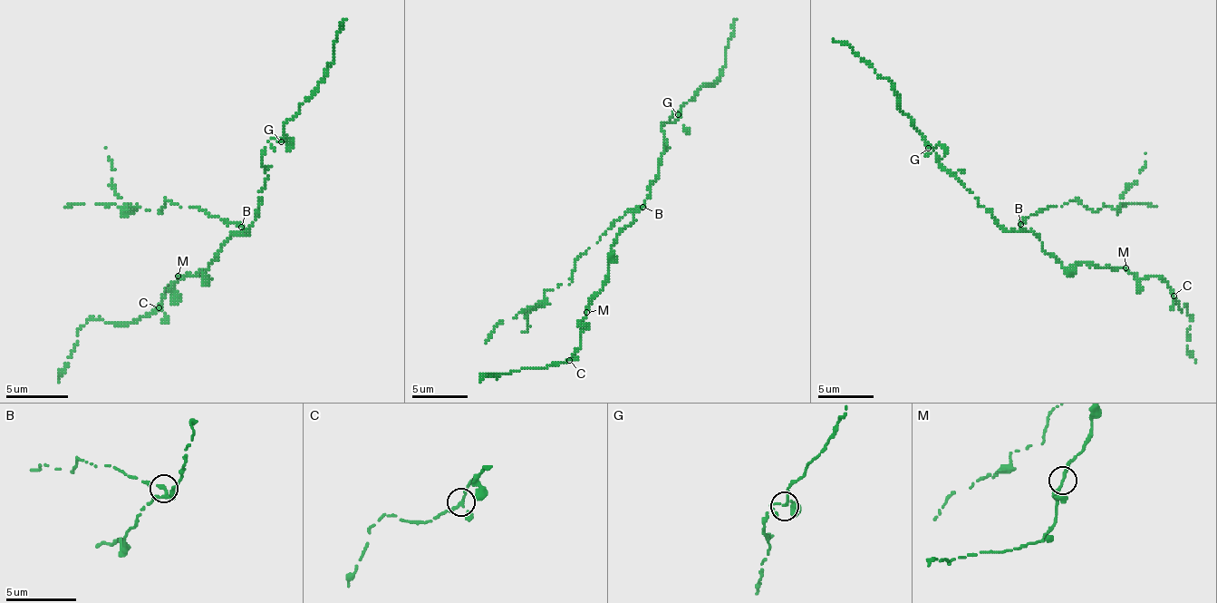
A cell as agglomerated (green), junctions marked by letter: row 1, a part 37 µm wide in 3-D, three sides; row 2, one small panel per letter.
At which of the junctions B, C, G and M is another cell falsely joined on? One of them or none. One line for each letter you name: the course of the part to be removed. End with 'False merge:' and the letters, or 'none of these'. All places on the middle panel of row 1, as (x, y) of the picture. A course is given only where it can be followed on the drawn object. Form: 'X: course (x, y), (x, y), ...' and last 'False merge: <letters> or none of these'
B: course (642, 206), (620, 218), (581, 257), (574, 265), (572, 282), (547, 290), (536, 304), (522, 332)
False merge: B

